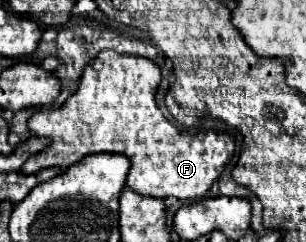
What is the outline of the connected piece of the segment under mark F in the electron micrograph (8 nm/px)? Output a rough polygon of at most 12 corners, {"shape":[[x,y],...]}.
{"shape":[[99,52],[21,172],[89,154],[131,158],[127,186],[203,198],[235,136],[179,130],[155,102],[161,68]]}

